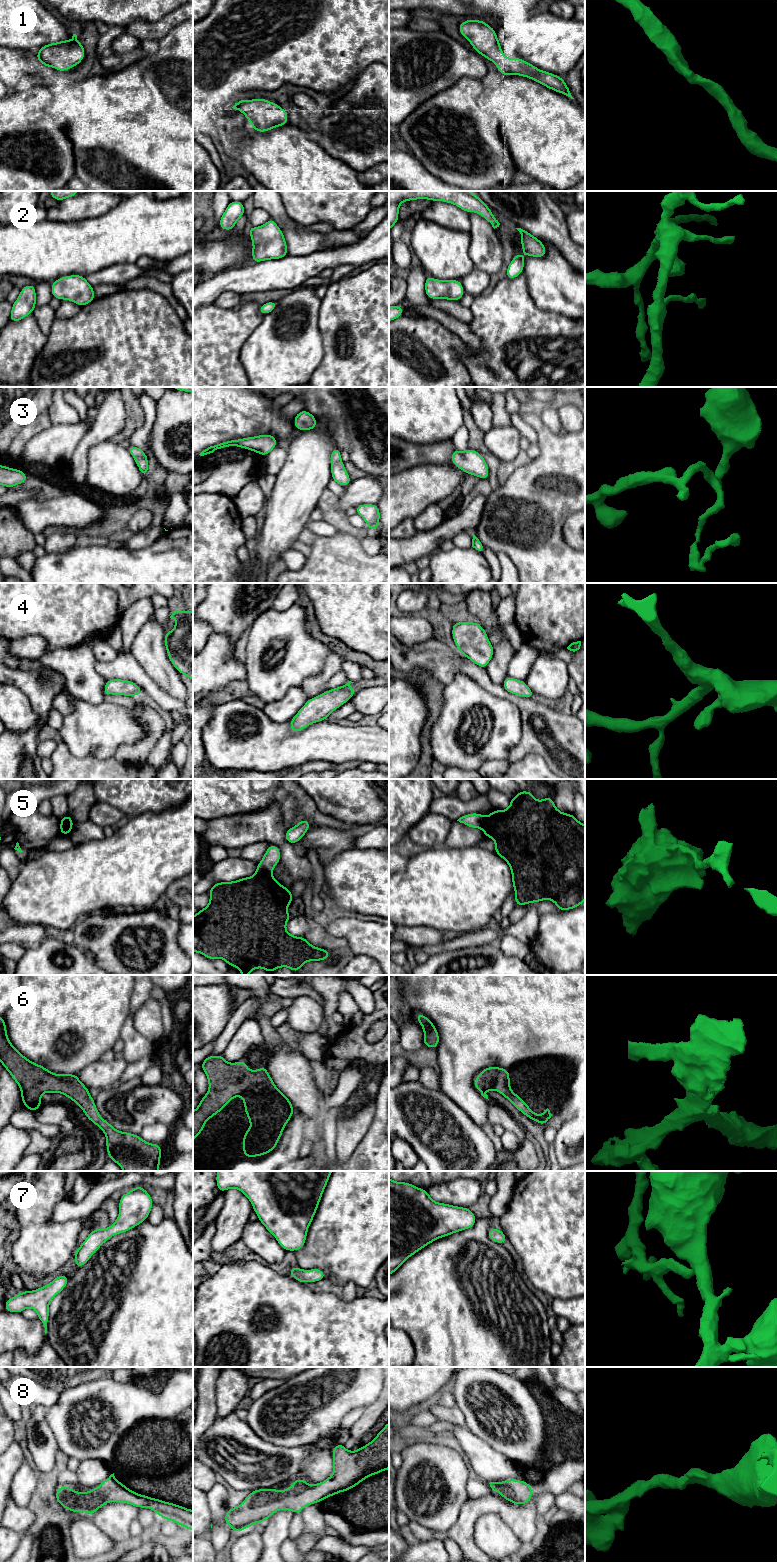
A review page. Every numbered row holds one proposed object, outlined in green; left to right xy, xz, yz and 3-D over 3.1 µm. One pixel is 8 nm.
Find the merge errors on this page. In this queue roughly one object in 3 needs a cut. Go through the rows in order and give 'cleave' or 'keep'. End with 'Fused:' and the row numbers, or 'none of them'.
1: keep
2: keep
3: keep
4: keep
5: cleave
6: keep
7: keep
8: keep
Fused: 5

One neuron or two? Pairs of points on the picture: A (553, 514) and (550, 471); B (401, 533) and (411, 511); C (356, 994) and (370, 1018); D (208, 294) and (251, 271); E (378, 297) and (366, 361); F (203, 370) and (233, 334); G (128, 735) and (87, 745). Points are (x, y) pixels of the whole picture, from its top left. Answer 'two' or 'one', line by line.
A: one
B: two
C: two
D: one
E: one
F: one
G: one

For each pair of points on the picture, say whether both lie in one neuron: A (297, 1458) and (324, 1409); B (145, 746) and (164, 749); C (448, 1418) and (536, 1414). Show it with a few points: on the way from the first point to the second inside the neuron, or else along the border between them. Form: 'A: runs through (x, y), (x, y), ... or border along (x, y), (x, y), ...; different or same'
A: border along (309, 1444), (282, 1446); different
B: border along (167, 728), (144, 762); different
C: border along (456, 1406), (463, 1416), (464, 1425); different

